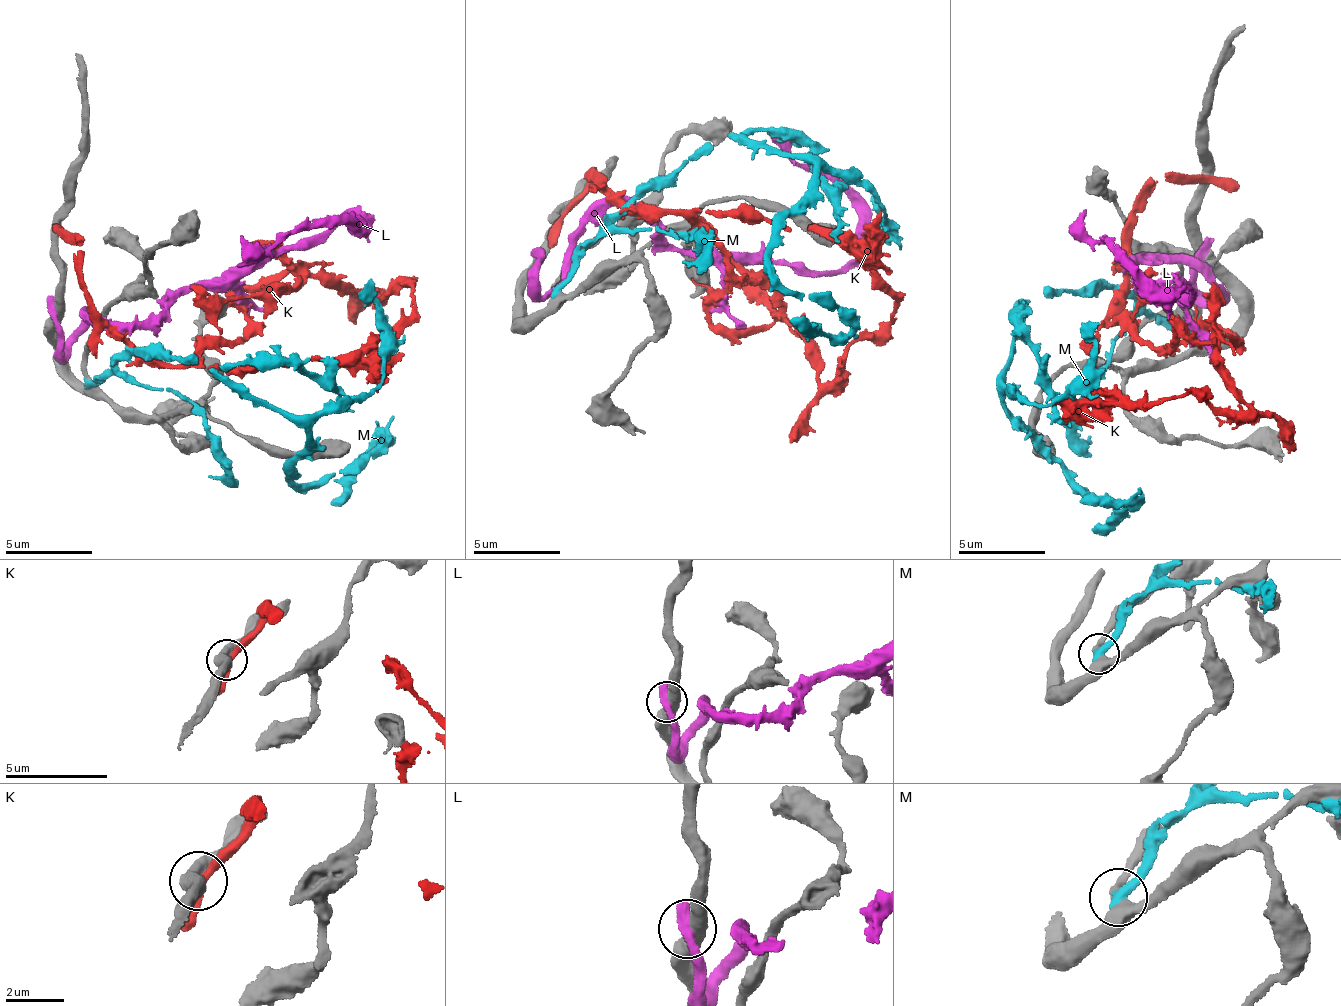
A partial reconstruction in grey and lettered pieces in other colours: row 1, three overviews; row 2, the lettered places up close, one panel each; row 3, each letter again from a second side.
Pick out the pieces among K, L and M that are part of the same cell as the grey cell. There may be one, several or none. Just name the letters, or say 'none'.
none

